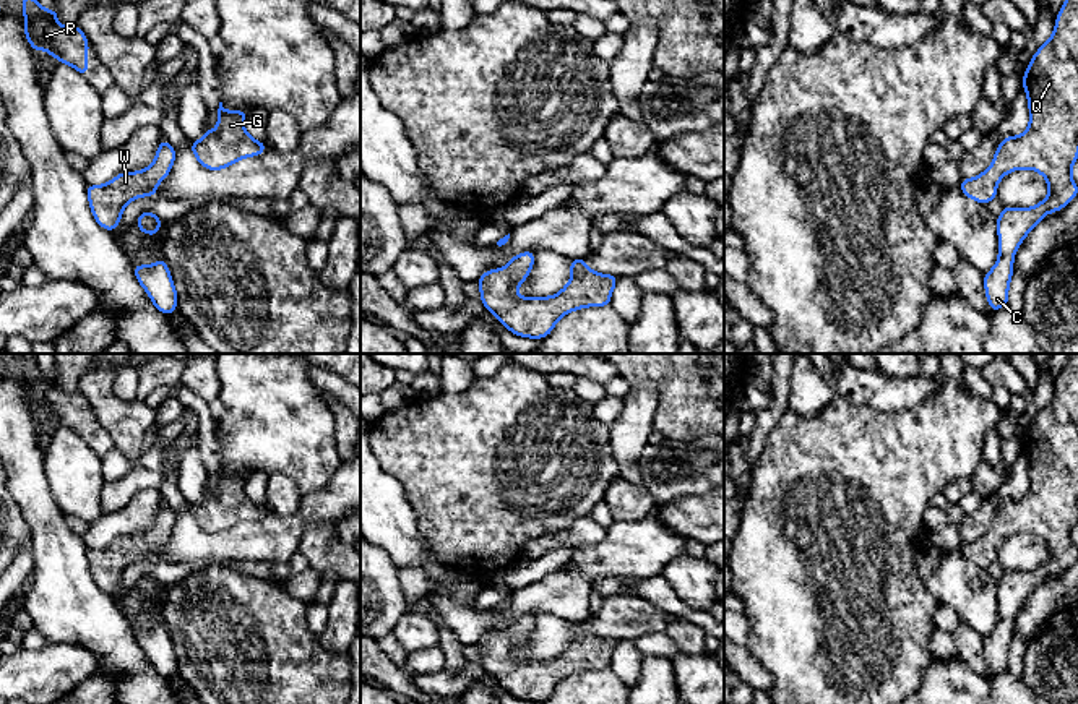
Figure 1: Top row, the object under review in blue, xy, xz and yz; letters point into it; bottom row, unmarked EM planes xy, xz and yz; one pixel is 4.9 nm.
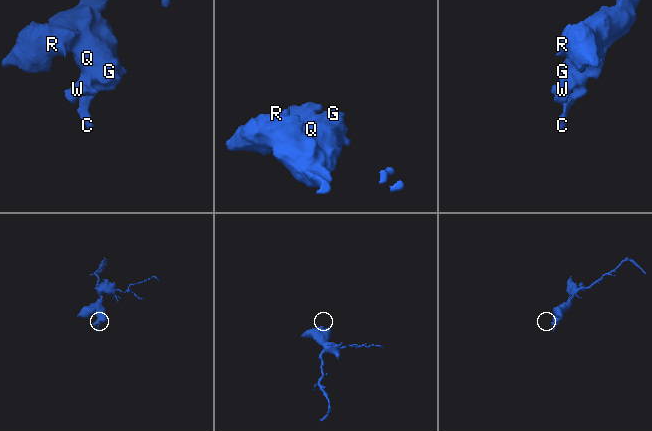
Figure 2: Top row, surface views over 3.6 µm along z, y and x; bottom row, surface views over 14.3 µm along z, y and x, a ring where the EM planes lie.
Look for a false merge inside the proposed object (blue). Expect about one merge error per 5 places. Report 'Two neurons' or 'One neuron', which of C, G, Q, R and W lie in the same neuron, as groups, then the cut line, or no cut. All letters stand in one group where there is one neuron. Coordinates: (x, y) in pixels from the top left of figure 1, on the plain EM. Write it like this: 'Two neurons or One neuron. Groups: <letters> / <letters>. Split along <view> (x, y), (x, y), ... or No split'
One neuron. Groups: C G Q R W. No split

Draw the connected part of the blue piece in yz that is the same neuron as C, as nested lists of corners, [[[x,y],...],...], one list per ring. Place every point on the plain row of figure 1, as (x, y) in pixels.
[[[1068,354],[1050,402],[1037,412],[1021,443],[1029,469],[1028,493],[1018,500],[1003,501],[992,529],[981,539],[959,547],[968,561],[989,568],[997,560],[997,548],[1005,537],[1031,532],[1047,543],[1049,560],[1046,563],[1024,573],[1003,569],[997,581],[998,623],[984,637],[985,660],[992,676],[1008,668],[1008,649],[1015,634],[1013,621],[1024,600],[1047,576],[1060,574],[1078,558],[1078,548],[1072,543],[1072,529],[1078,524],[1078,354]]]

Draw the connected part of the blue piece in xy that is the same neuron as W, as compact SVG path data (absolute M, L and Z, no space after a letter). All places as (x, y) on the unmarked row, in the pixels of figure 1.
M161 501L154 526L144 534L122 535L106 548L88 548L86 556L96 586L114 595L123 571L135 561L156 560L157 548L174 529L175 513Z

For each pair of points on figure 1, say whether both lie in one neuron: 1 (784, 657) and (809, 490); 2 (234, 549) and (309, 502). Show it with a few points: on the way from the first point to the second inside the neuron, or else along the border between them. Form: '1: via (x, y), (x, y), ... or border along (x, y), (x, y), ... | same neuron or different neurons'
1: via (809, 615), (809, 532) | same neuron
2: via (254, 540), (278, 537), (296, 521) | same neuron

